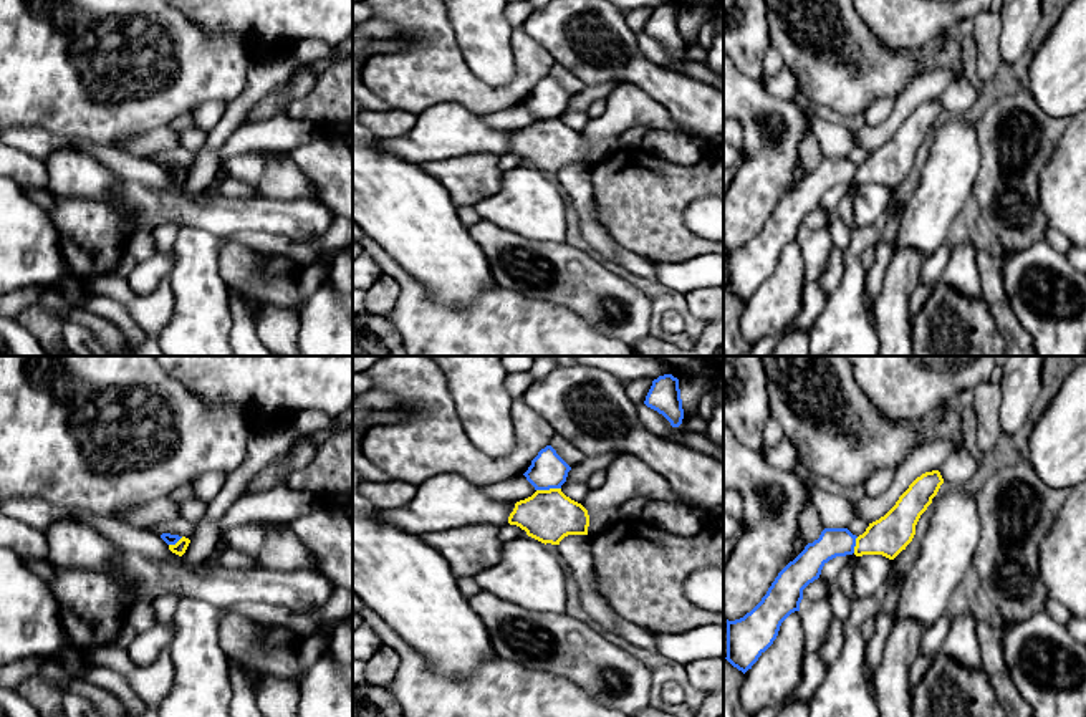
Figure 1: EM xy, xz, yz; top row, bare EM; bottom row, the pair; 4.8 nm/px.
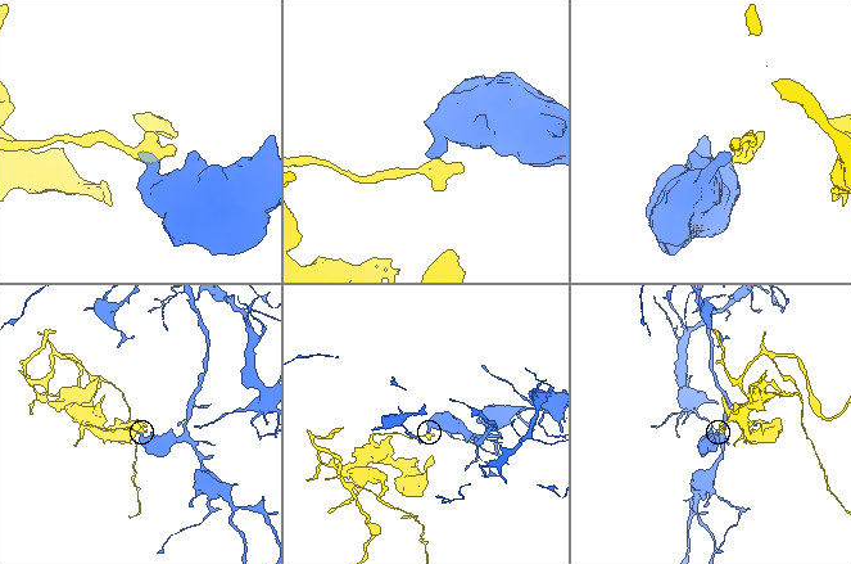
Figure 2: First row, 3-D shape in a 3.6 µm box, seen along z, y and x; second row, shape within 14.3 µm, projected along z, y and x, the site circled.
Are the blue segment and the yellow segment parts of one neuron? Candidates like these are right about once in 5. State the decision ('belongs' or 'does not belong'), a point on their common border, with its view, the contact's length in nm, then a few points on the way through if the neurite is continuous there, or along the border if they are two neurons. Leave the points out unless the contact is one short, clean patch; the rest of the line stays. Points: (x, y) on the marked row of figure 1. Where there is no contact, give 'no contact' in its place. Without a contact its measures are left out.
does not belong | xz (548, 489) | 120 nm | along xz (560, 487), (537, 490)

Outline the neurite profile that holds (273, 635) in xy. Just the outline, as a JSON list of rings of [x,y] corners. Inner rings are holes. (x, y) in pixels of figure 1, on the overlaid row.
[[[258,623],[265,629],[265,642],[267,644],[296,644],[300,639],[293,631],[283,626],[270,626]]]

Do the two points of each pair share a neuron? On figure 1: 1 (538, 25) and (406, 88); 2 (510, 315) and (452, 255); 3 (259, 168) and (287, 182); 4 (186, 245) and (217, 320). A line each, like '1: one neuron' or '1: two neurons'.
1: two neurons
2: two neurons
3: one neuron
4: one neuron

